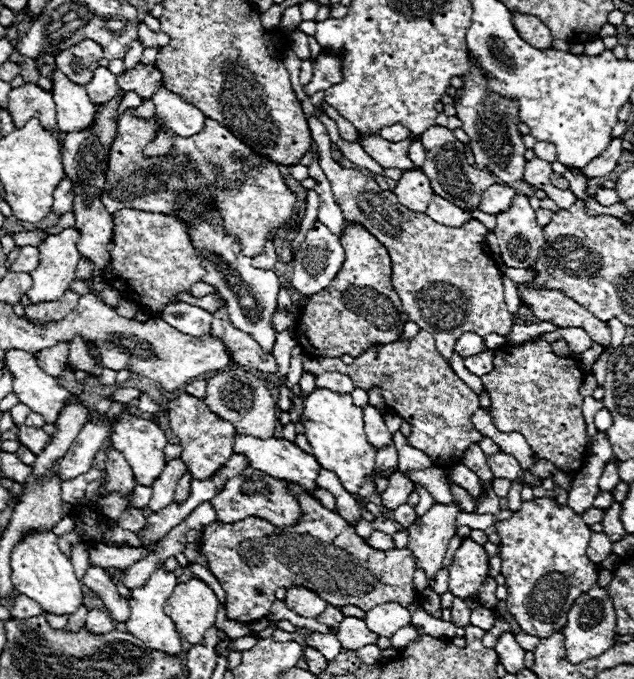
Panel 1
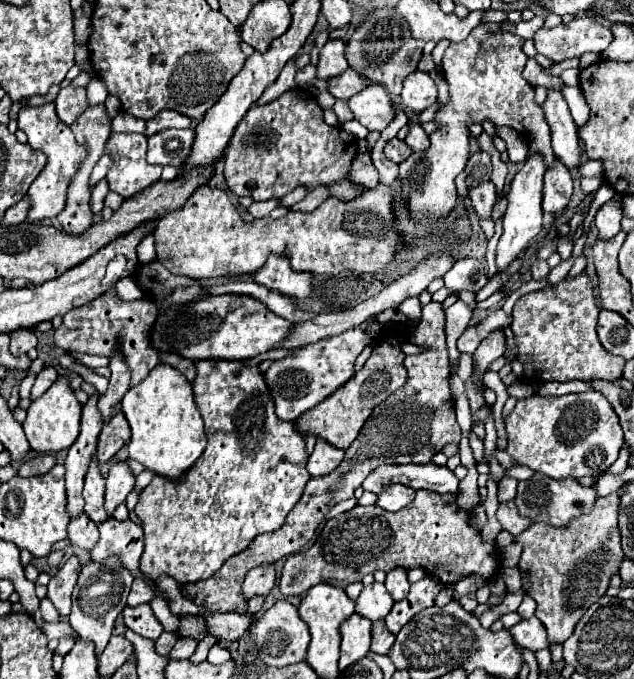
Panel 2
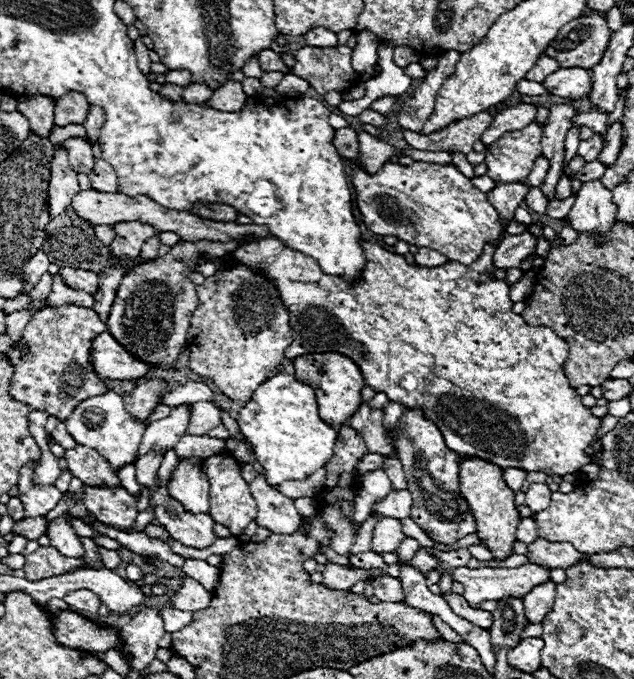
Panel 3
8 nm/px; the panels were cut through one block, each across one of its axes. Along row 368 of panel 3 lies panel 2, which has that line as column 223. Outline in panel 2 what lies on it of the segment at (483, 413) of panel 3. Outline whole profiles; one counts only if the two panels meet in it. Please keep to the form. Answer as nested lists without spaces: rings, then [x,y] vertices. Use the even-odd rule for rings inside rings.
[[[200,360],[196,362],[196,370],[194,402],[206,422],[208,436],[204,456],[198,458],[182,482],[166,482],[166,478],[154,476],[134,508],[144,530],[142,574],[154,582],[166,574],[180,586],[210,578],[230,556],[246,550],[258,534],[278,530],[312,478],[306,470],[304,438],[294,430],[292,422],[276,418],[270,390],[256,366],[248,368],[244,362],[228,360]]]

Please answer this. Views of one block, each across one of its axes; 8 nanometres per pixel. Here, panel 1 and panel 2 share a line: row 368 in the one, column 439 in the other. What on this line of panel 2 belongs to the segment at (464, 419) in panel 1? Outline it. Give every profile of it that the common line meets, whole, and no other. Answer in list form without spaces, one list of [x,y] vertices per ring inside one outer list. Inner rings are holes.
[[[430,302],[422,308],[422,322],[420,326],[410,334],[410,342],[416,344],[416,346],[424,346],[426,350],[422,354],[414,354],[414,356],[406,356],[404,358],[404,366],[408,370],[408,382],[398,388],[394,394],[390,394],[390,398],[386,398],[386,402],[378,404],[374,410],[372,410],[372,416],[366,420],[366,426],[362,426],[358,438],[354,440],[354,444],[346,450],[346,456],[342,460],[342,464],[328,476],[324,478],[310,478],[306,488],[304,488],[304,494],[302,498],[298,500],[298,506],[294,506],[294,510],[286,516],[286,522],[282,524],[280,530],[276,532],[270,532],[270,534],[260,534],[258,538],[254,538],[254,542],[240,554],[228,558],[224,562],[224,566],[210,578],[206,580],[200,580],[196,584],[186,584],[182,586],[184,592],[192,594],[194,596],[194,604],[202,606],[202,608],[208,608],[208,610],[220,610],[220,612],[238,612],[238,614],[244,614],[246,612],[246,602],[242,598],[242,582],[244,582],[244,576],[250,568],[256,568],[256,566],[262,566],[262,564],[274,564],[276,560],[284,558],[284,556],[290,556],[298,550],[302,550],[306,546],[306,542],[314,536],[318,524],[324,520],[326,512],[346,500],[346,498],[352,498],[354,496],[354,490],[358,486],[362,486],[364,478],[376,470],[378,466],[382,464],[428,464],[432,460],[434,454],[438,454],[446,444],[458,444],[460,442],[460,426],[456,422],[456,414],[454,414],[454,400],[452,400],[452,394],[450,394],[450,388],[448,388],[448,380],[450,380],[450,370],[448,370],[448,352],[446,352],[446,334],[444,334],[444,308],[442,304],[438,302]]]

